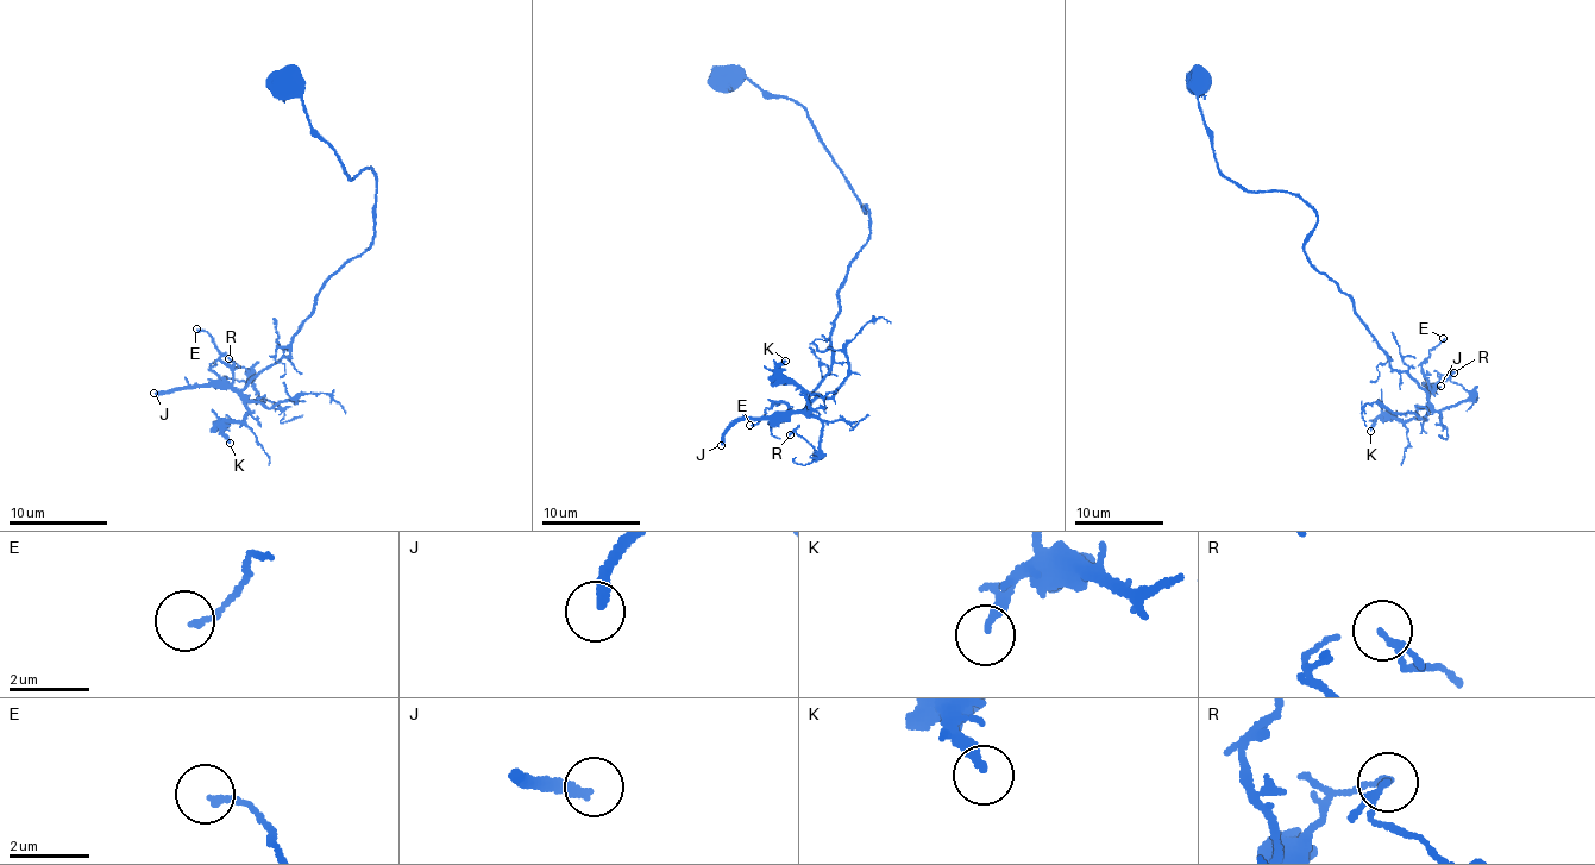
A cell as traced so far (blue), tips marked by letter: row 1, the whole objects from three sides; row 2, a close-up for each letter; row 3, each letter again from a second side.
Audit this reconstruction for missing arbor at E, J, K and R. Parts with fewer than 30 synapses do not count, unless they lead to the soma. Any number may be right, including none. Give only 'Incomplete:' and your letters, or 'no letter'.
Incomplete: J

